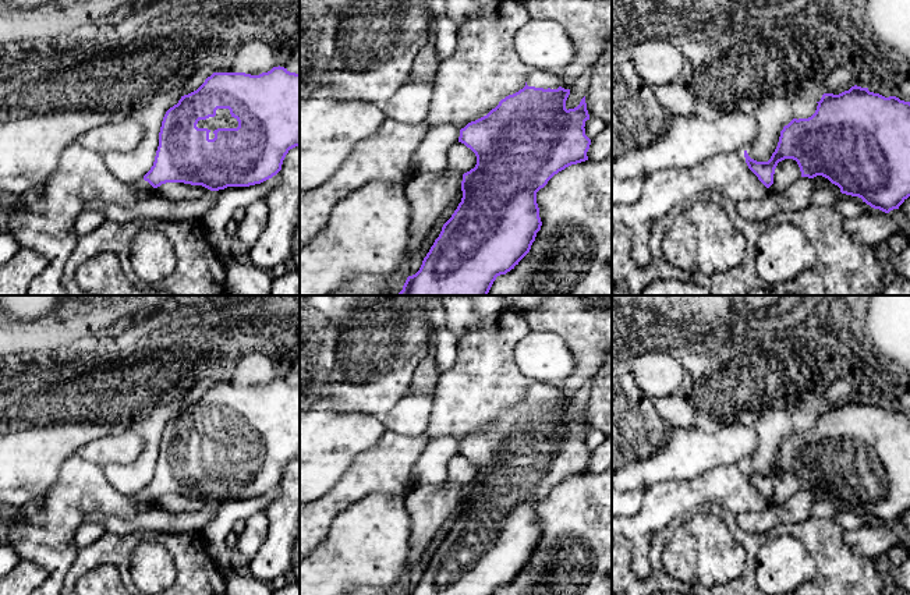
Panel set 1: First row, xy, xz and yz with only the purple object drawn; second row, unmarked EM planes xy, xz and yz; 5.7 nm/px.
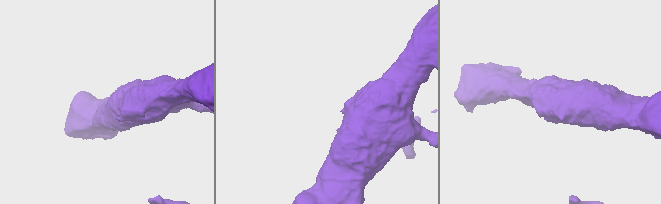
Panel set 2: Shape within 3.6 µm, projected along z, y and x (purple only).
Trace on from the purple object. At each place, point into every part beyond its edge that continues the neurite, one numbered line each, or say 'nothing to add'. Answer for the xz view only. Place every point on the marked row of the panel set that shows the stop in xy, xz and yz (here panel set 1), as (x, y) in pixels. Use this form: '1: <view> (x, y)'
1: xz (538, 78)

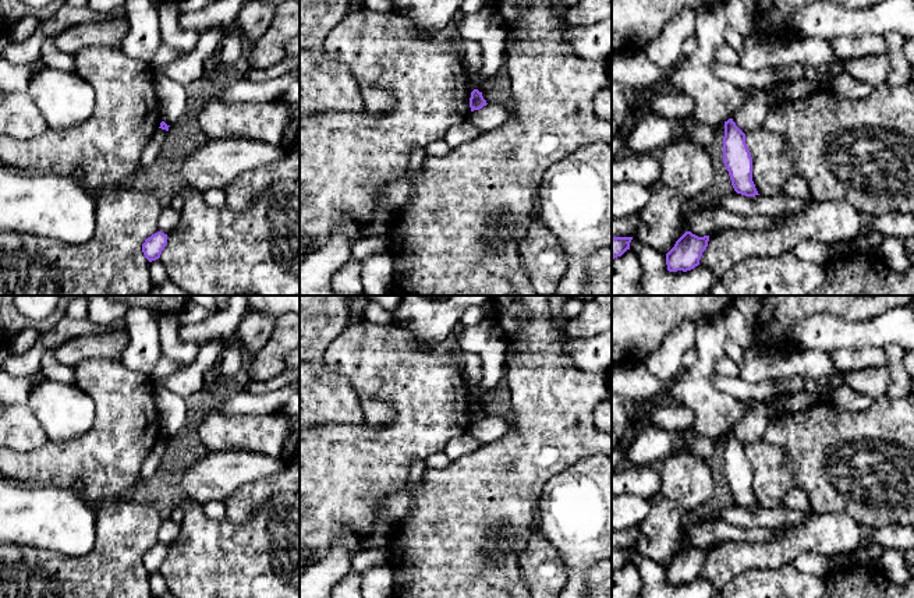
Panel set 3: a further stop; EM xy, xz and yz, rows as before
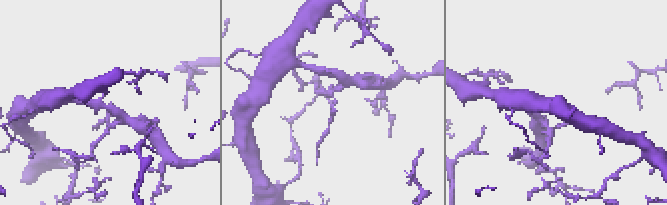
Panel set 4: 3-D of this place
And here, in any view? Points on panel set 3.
nothing to add

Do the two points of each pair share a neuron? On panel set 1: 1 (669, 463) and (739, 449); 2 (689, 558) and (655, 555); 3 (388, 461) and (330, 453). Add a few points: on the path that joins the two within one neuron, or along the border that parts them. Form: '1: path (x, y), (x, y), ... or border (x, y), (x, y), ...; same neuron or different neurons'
1: path (686, 454), (694, 450), (722, 449); same neuron
2: border (679, 527), (662, 553), (662, 566), (675, 580); different neurons
3: border (379, 436), (354, 459), (335, 484); different neurons

